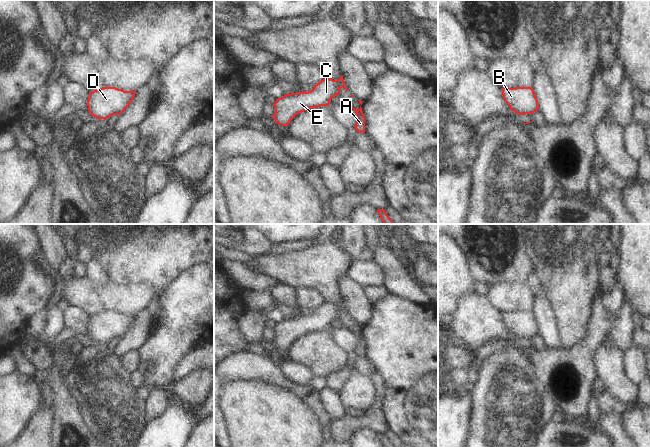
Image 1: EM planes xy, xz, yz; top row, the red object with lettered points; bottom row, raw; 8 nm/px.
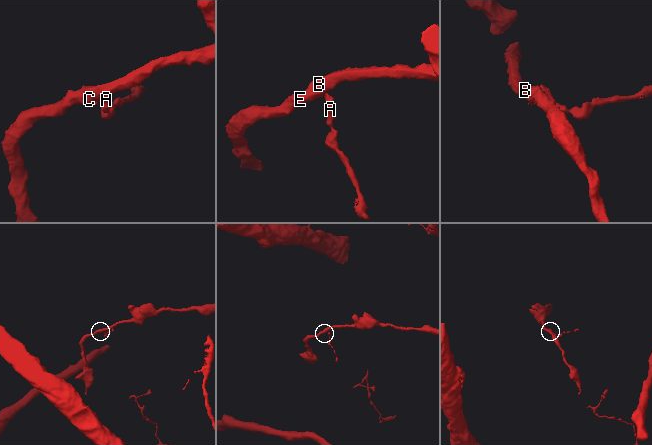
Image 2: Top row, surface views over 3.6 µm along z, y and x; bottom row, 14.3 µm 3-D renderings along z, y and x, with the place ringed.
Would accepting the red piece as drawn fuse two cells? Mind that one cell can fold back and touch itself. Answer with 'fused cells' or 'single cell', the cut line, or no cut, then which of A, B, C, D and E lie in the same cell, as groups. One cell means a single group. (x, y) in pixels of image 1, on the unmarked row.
fused cells; cut xz (343, 308), (339, 310), (338, 317); groups A / B C D E

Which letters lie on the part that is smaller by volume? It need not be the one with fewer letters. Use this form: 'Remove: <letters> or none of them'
Remove: A

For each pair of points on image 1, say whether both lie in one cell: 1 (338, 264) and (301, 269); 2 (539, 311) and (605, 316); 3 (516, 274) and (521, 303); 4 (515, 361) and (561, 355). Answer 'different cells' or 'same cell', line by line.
1: same cell
2: different cells
3: different cells
4: different cells

